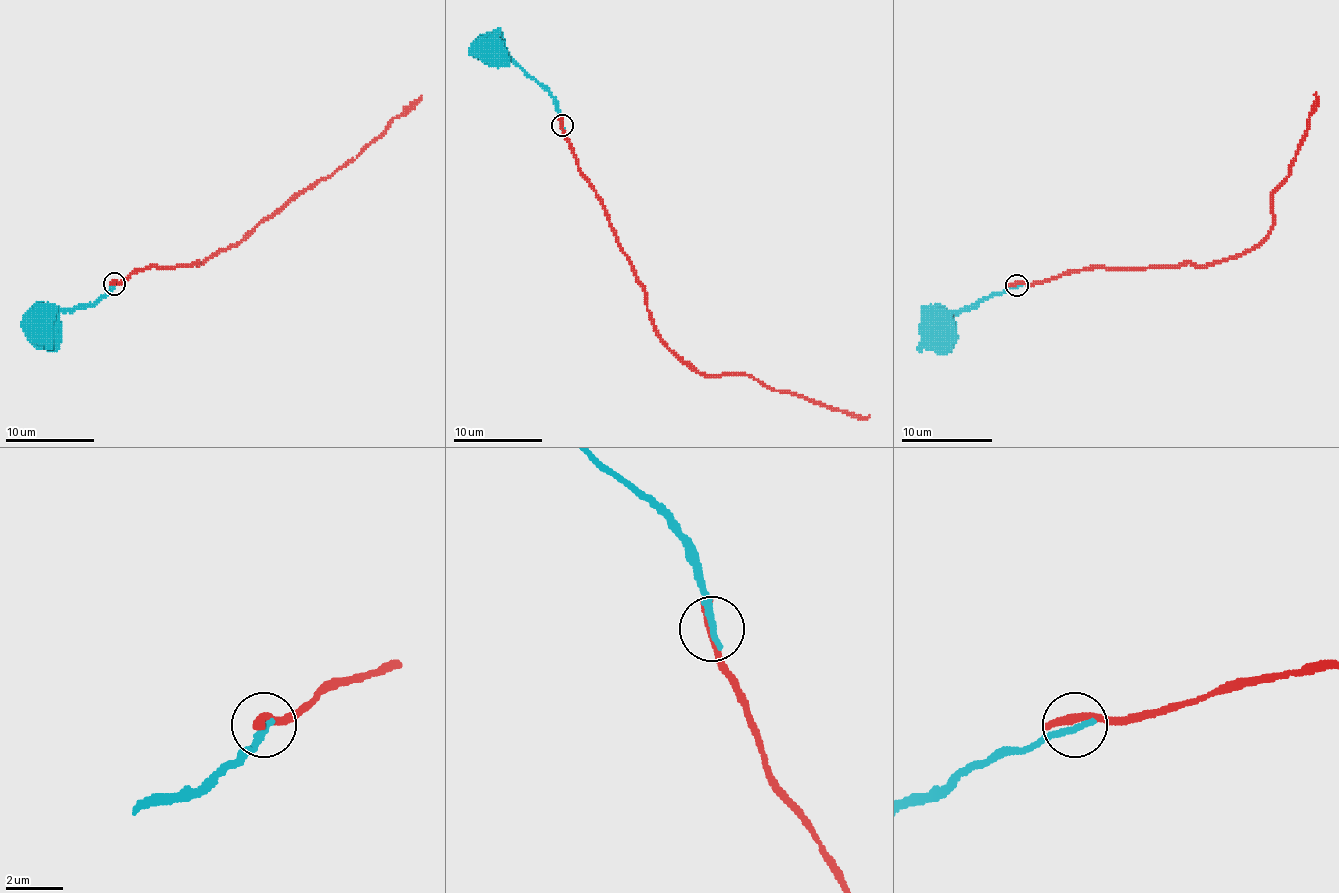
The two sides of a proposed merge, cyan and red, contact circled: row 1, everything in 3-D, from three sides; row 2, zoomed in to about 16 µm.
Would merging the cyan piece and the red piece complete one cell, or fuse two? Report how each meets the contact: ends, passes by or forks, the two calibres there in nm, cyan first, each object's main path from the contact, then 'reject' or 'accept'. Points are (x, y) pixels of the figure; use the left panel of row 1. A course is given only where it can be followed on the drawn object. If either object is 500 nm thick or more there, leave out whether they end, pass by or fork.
cyan ends | red ends | 280/360 nm | cyan via (114, 284), (92, 304), (63, 309), (57, 324), (43, 329) | red via (114, 282), (152, 266), (188, 266), (223, 251), (321, 180), (352, 162), (394, 117), (421, 95) | reject

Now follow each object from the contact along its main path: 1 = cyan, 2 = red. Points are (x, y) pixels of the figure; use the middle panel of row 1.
1: (562, 126), (551, 95), (511, 61), (491, 52)
2: (562, 126), (580, 175), (645, 292), (651, 324), (671, 350), (700, 372), (747, 375), (869, 417)

